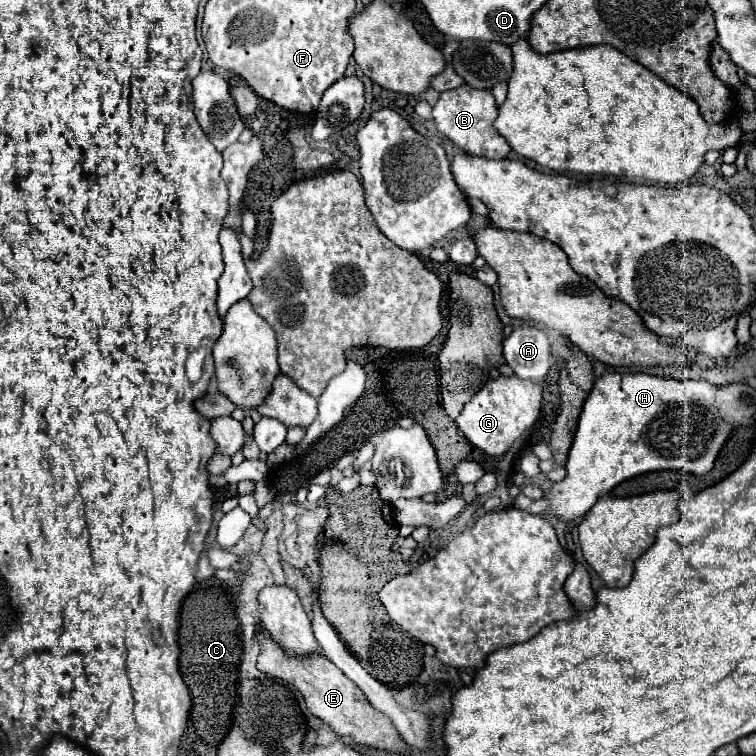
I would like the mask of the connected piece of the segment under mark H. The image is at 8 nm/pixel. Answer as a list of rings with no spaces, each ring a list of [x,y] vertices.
[[[643,372],[603,374],[601,378],[597,378],[589,398],[583,404],[583,412],[577,424],[577,434],[565,464],[567,468],[565,480],[555,484],[549,490],[549,494],[545,494],[539,502],[525,498],[522,493],[519,494],[515,499],[515,508],[525,510],[529,514],[549,512],[559,516],[561,520],[573,520],[589,512],[601,494],[611,492],[617,484],[633,476],[655,470],[687,470],[695,476],[705,476],[713,468],[719,450],[733,432],[731,422],[727,422],[715,406],[717,390],[719,386],[709,384],[705,380],[675,380],[675,378],[661,378]]]

